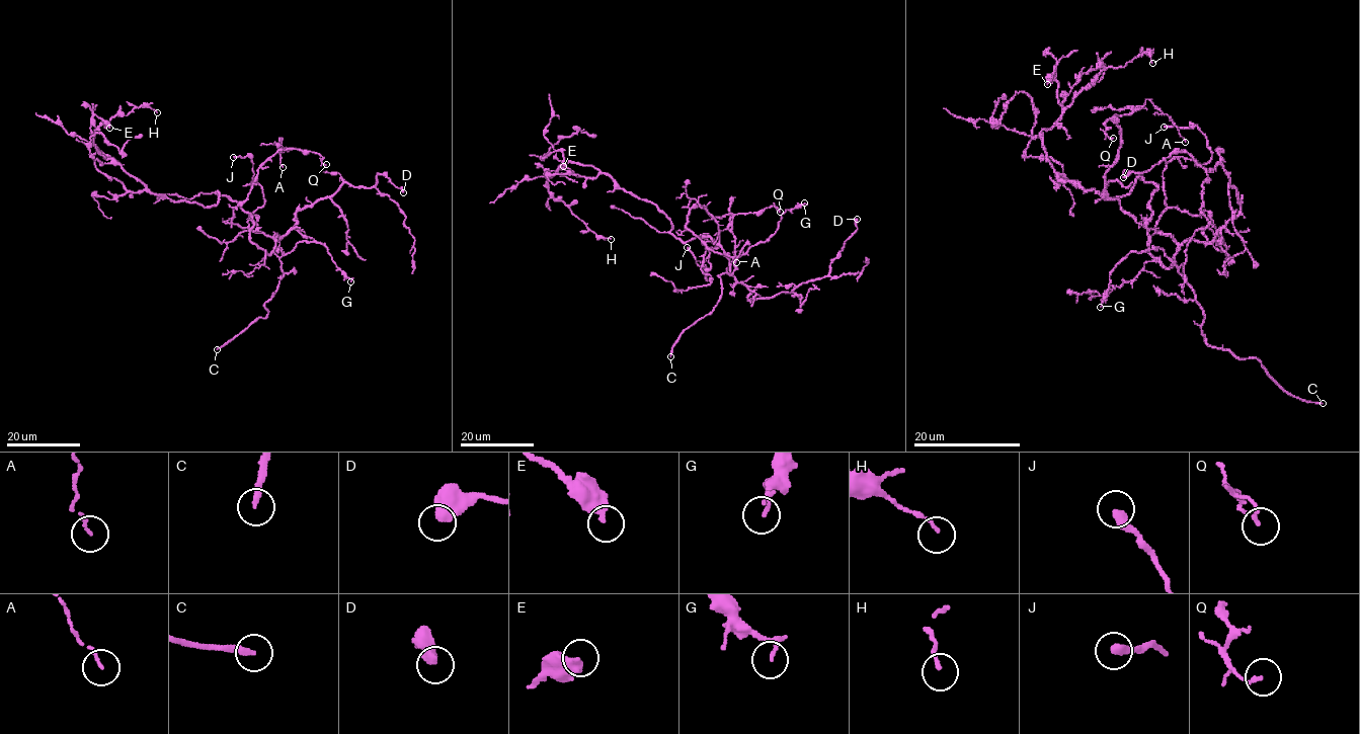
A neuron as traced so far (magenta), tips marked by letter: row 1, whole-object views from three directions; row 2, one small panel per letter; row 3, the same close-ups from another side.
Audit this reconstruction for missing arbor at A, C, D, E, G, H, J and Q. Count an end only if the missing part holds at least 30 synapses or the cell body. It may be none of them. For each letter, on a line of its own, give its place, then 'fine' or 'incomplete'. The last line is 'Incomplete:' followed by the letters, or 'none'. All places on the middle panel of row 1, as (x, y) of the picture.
A: (736, 262) | fine
C: (670, 356) | incomplete
D: (857, 219) | fine
E: (563, 166) | fine
G: (804, 202) | fine
H: (611, 239) | fine
J: (687, 247) | fine
Q: (780, 212) | fine
Incomplete: C

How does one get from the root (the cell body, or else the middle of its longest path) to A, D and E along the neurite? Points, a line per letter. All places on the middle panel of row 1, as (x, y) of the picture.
A: (701, 237), (708, 236), (728, 256), (711, 251), (686, 223), (697, 207), (712, 217), (730, 214), (736, 262)
D: (701, 237), (729, 255), (730, 273), (749, 292), (749, 300), (765, 299), (824, 277), (857, 219)
E: (701, 237), (675, 238), (655, 205), (592, 166), (566, 162), (552, 176), (544, 173), (563, 166)

